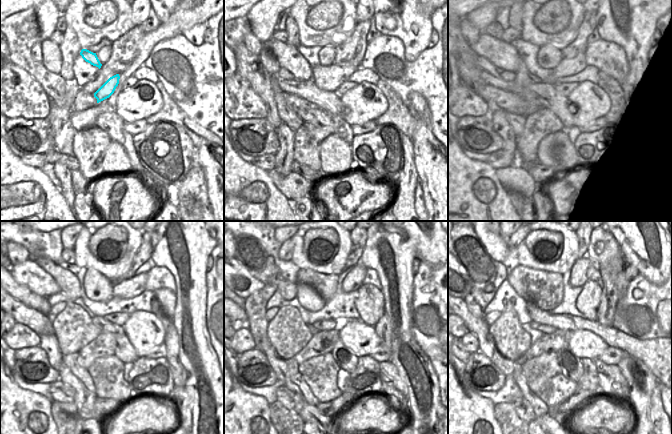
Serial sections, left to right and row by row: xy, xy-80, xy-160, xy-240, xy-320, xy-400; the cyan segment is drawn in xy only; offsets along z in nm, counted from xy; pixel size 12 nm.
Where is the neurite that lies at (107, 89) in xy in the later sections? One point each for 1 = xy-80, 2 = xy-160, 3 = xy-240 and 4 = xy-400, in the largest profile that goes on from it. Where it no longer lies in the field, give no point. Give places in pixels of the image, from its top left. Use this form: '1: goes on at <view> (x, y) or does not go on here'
1: goes on at xy-80 (329, 78)
2: goes on at xy-160 (567, 67)
3: goes on at xy-240 (130, 288)
4: goes on at xy-400 (583, 268)

